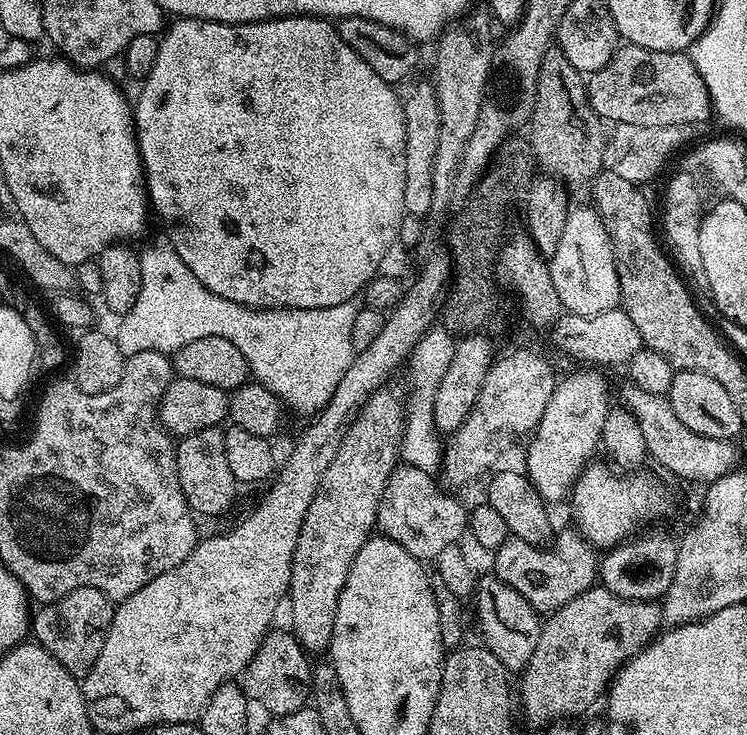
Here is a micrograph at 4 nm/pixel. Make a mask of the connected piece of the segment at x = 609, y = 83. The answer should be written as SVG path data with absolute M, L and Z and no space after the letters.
M624 42L616 49L614 58L610 58L602 70L591 73L586 83L590 106L601 120L613 125L700 126L707 116L713 115L712 99L702 74L698 74L687 51L646 50Z

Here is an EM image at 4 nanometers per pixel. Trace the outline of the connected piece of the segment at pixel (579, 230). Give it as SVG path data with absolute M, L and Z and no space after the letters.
M576 206L566 218L558 250L547 261L550 278L554 278L554 290L558 290L560 307L574 316L593 316L617 307L620 302L620 283L610 234L596 213L595 207Z

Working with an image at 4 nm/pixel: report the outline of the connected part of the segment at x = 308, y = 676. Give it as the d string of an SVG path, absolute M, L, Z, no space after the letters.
M269 631L258 646L254 658L242 673L242 687L249 701L261 704L273 717L294 714L294 710L305 707L309 703L312 686L313 665L308 664L309 653L296 641L291 631Z

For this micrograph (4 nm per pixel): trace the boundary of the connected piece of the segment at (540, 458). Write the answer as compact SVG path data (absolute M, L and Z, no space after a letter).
M584 371L588 372L574 372L565 380L564 377L557 379L554 394L550 394L550 402L542 413L536 431L527 441L528 457L523 467L528 481L552 506L559 500L567 501L571 497L573 486L585 468L593 463L595 456L592 455L601 447L602 422L606 422L610 407L608 384L599 376L599 371Z

